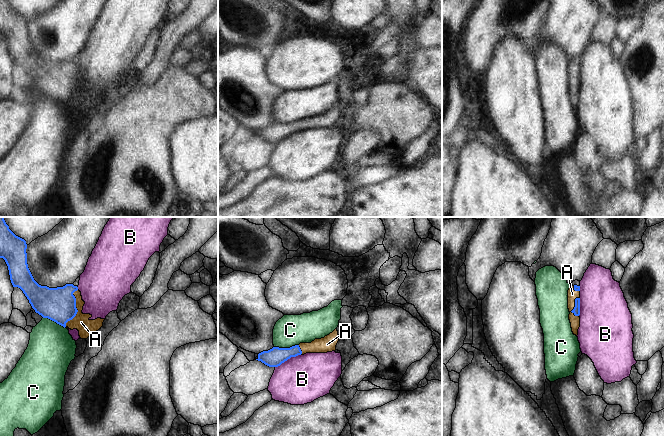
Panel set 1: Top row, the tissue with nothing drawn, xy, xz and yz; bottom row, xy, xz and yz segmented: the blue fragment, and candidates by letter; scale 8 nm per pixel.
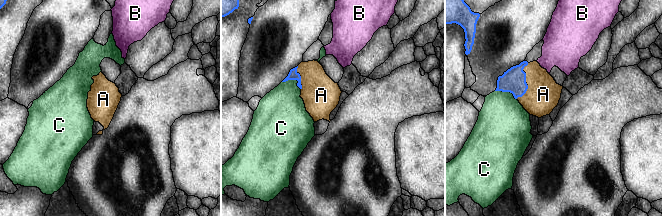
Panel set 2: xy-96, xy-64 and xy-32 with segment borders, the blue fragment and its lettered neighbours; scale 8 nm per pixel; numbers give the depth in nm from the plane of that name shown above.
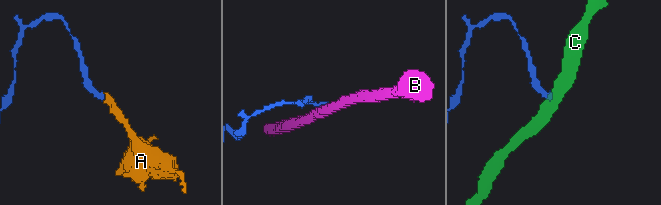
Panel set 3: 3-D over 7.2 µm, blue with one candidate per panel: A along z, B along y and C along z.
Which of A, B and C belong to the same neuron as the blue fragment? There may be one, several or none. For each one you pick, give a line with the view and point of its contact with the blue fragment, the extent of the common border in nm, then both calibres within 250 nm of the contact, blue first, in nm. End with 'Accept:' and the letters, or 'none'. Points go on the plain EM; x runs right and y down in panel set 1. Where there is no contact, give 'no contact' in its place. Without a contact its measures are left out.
A: meets blue in xy at (76, 84); contact 320 nm long; 280 nm thick on the blue side, 140 nm on the other
Accept: A

